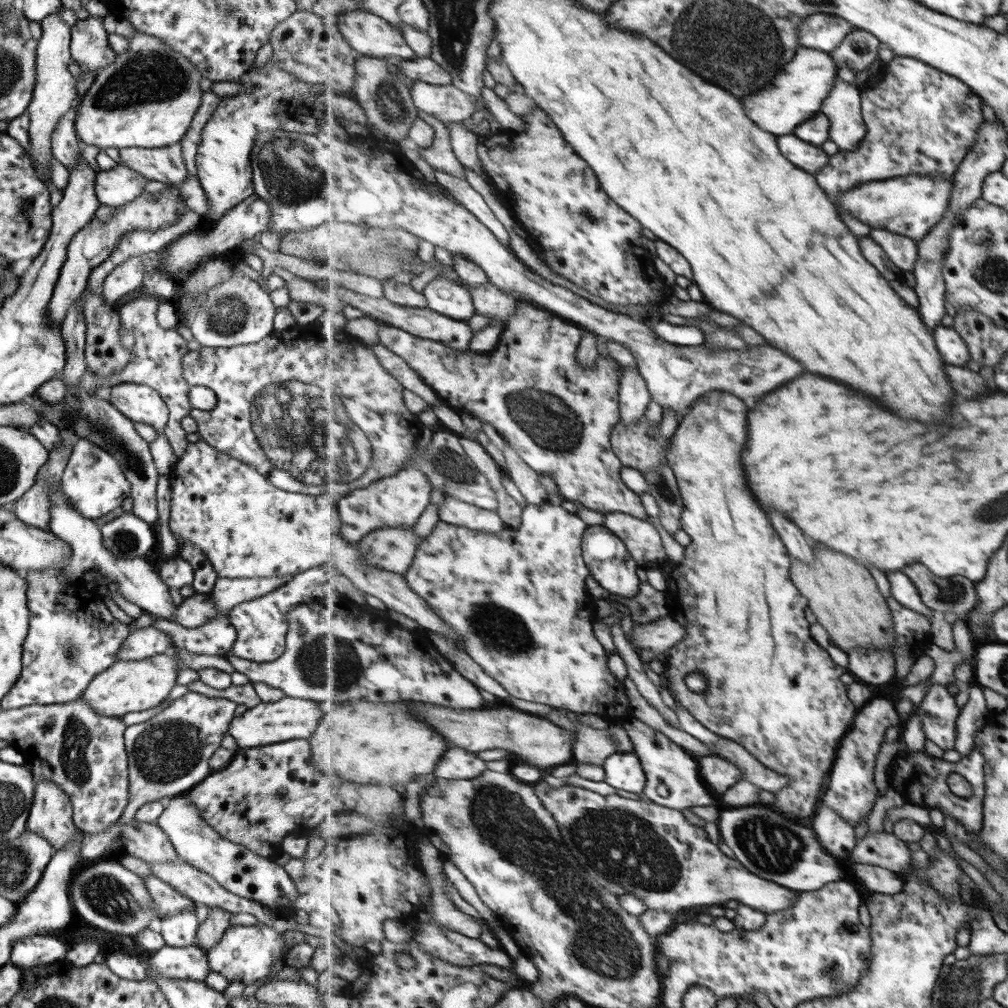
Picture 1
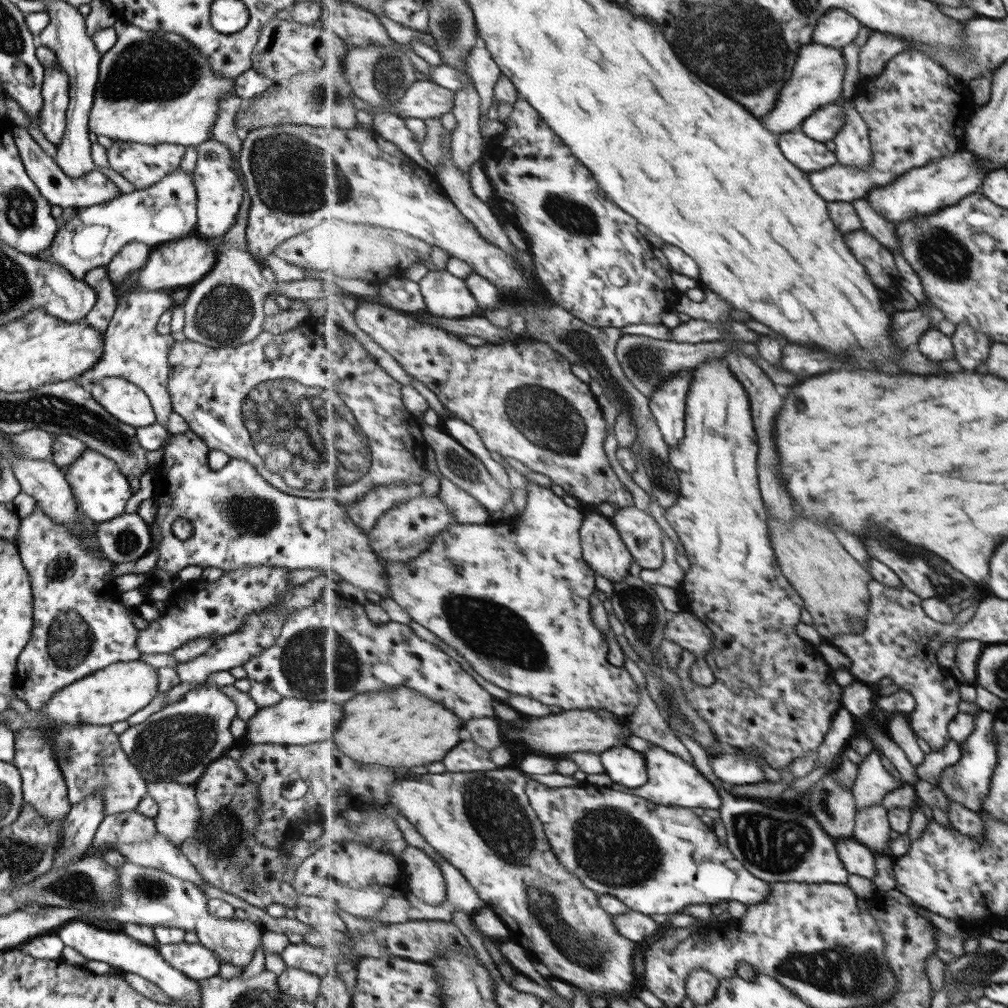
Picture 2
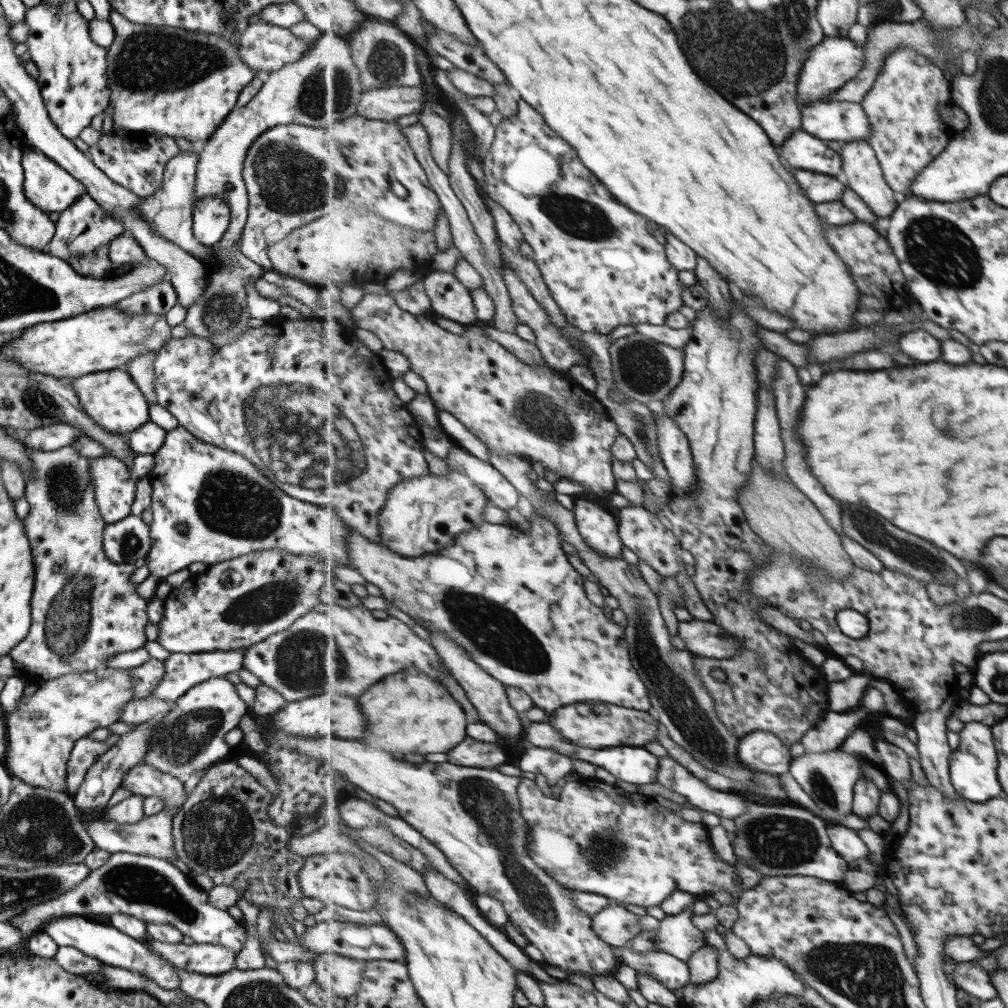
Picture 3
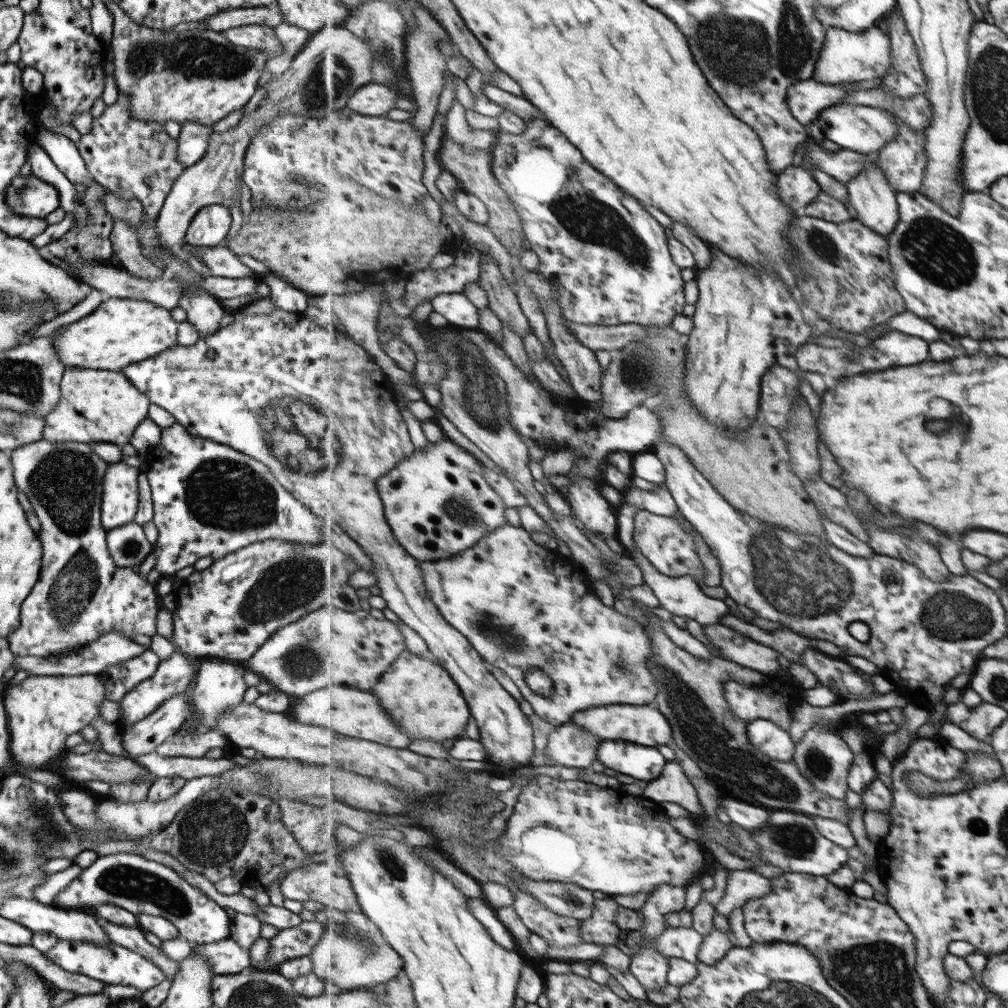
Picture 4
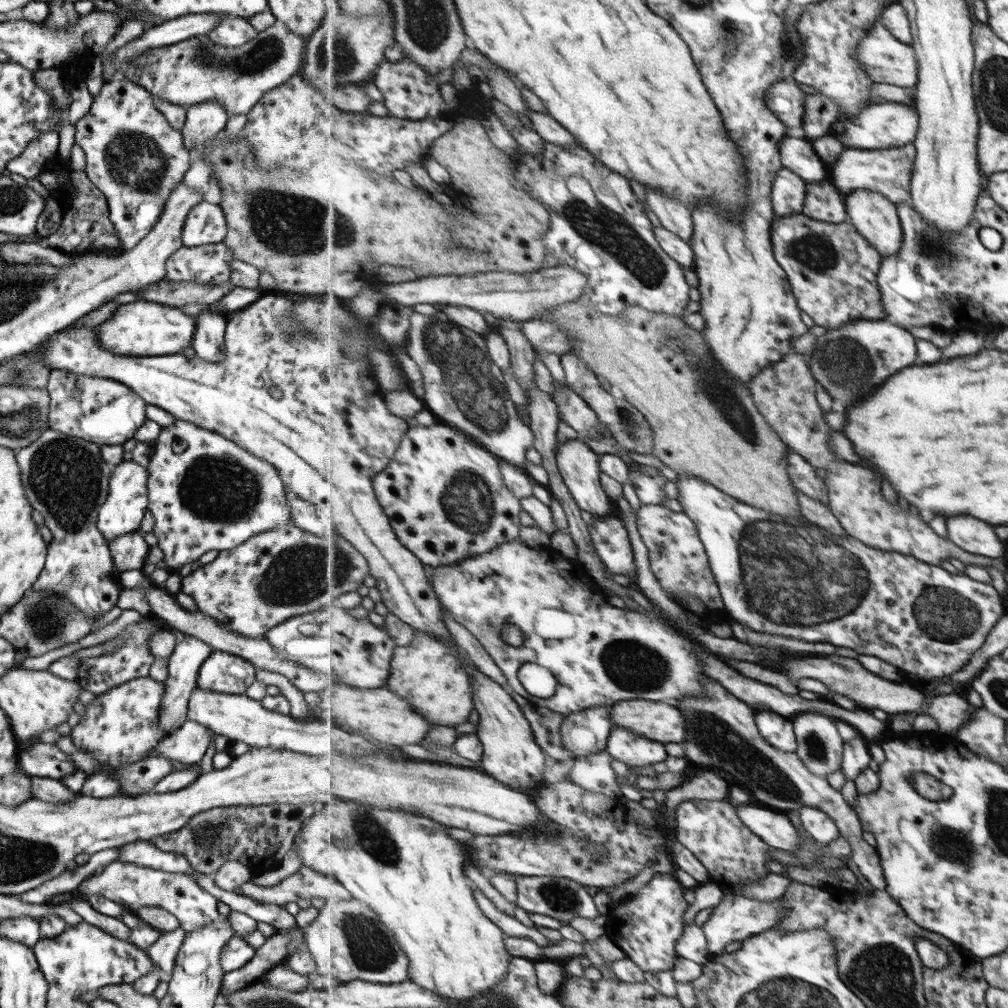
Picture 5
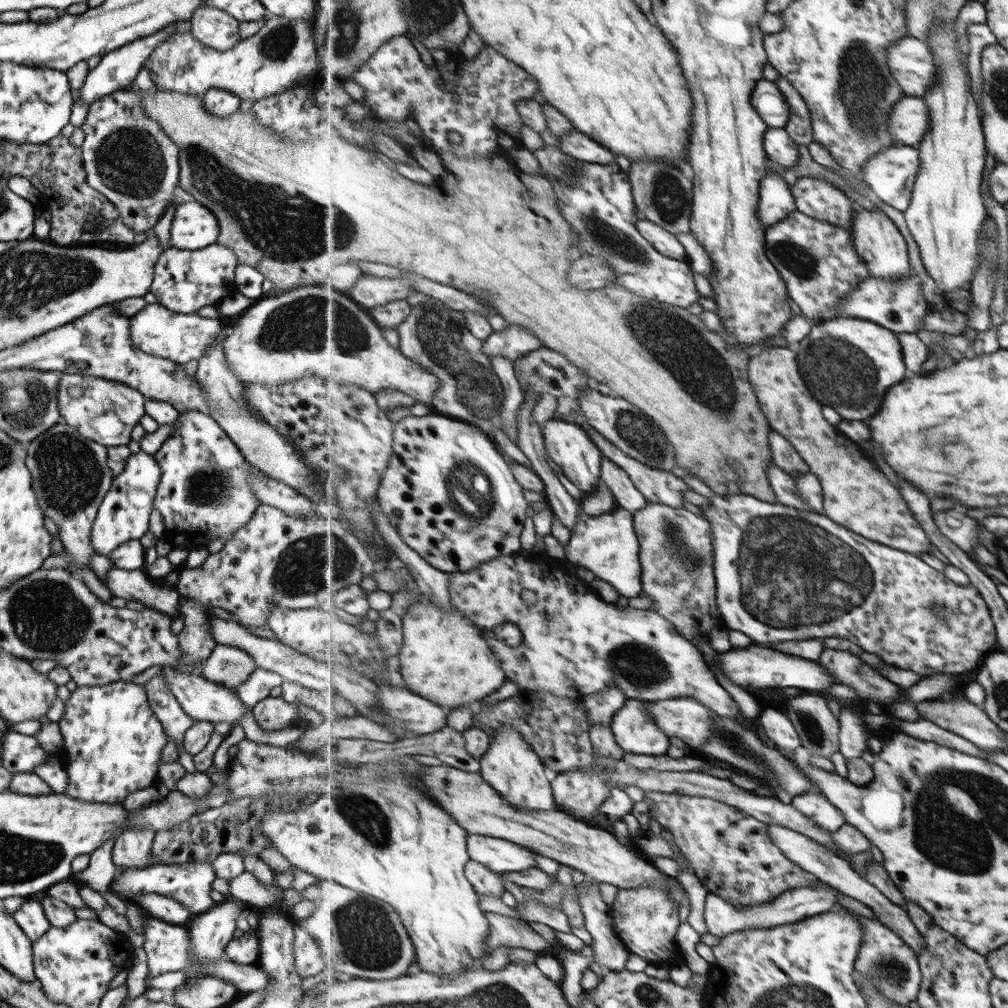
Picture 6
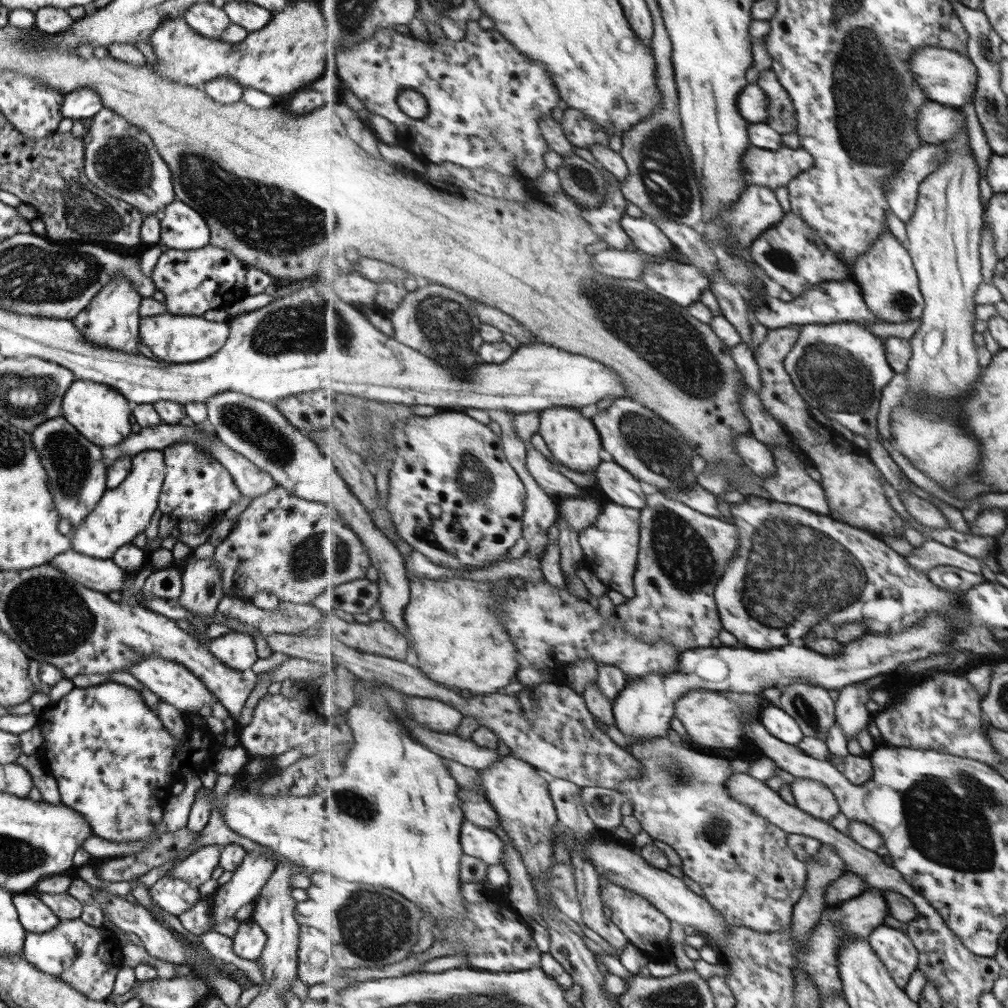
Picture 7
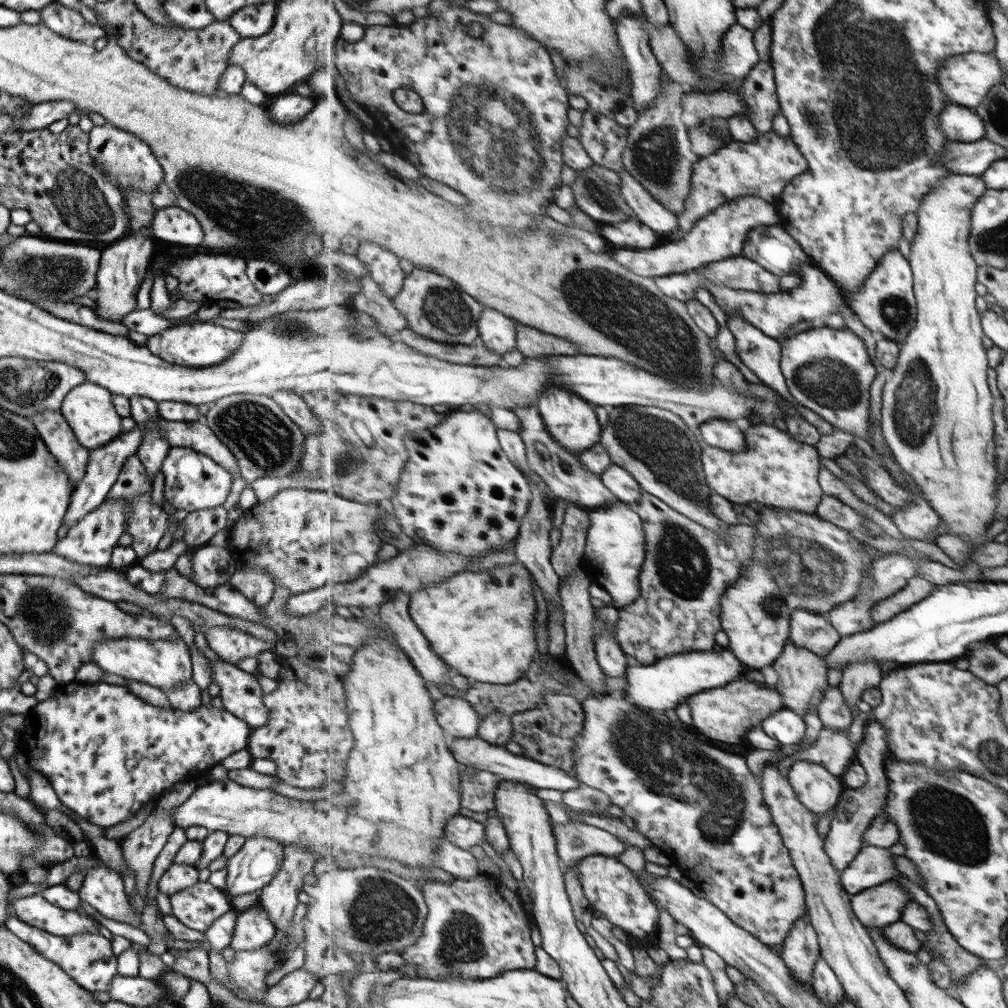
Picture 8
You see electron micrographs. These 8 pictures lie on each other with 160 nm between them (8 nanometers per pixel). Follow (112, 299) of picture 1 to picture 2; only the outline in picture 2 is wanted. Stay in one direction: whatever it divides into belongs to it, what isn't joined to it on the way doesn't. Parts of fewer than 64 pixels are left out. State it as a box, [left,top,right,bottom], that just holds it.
[106,242,152,286]

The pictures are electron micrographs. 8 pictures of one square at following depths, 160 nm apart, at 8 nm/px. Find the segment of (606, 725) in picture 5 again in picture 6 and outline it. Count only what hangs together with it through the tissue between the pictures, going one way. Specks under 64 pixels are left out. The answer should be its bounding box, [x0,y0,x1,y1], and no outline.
[583,688,628,725]

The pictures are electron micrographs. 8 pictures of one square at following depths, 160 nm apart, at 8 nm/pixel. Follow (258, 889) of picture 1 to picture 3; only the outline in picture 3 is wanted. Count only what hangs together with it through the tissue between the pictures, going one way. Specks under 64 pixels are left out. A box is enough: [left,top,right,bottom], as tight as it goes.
[120,762,188,815]

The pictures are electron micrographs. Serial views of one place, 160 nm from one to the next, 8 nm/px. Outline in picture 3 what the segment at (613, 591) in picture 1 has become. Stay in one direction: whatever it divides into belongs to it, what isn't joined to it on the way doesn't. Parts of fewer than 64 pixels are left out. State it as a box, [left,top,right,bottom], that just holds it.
[574,499,624,558]

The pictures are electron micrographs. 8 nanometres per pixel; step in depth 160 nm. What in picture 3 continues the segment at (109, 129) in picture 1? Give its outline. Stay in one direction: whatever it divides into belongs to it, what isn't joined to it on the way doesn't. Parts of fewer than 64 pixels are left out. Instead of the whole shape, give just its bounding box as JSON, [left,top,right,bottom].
[105,9,255,142]

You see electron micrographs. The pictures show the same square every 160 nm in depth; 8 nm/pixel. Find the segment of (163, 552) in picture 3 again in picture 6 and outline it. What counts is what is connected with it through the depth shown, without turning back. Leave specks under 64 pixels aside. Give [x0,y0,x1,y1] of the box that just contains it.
[152,410,260,552]

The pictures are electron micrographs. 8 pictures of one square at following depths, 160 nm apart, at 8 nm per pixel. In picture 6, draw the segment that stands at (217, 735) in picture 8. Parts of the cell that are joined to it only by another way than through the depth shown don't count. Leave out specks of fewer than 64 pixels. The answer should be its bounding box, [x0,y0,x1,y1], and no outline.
[57,681,166,868]

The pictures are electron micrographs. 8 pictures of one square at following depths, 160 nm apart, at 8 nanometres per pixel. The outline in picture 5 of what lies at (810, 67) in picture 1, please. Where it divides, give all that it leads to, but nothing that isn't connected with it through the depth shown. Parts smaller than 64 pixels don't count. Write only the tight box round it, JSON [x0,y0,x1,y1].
[856,20,919,90]

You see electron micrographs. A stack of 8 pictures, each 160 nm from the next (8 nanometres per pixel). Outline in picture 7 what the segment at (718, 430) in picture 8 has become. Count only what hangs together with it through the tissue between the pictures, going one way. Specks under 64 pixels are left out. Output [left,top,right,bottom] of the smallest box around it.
[736,434,777,478]

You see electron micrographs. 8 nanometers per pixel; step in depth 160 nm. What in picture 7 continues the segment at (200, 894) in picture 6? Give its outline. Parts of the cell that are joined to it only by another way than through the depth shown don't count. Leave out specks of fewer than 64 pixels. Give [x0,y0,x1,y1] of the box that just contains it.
[165,844,219,888]

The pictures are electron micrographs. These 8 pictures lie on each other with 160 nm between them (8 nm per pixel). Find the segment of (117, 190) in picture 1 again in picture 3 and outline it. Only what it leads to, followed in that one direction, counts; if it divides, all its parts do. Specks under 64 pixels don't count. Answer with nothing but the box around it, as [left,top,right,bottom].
[21,145,86,214]

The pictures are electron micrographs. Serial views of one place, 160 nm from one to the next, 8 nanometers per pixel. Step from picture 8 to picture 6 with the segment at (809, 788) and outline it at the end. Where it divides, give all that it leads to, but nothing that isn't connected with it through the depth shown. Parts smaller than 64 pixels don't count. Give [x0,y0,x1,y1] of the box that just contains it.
[791,792,847,833]

